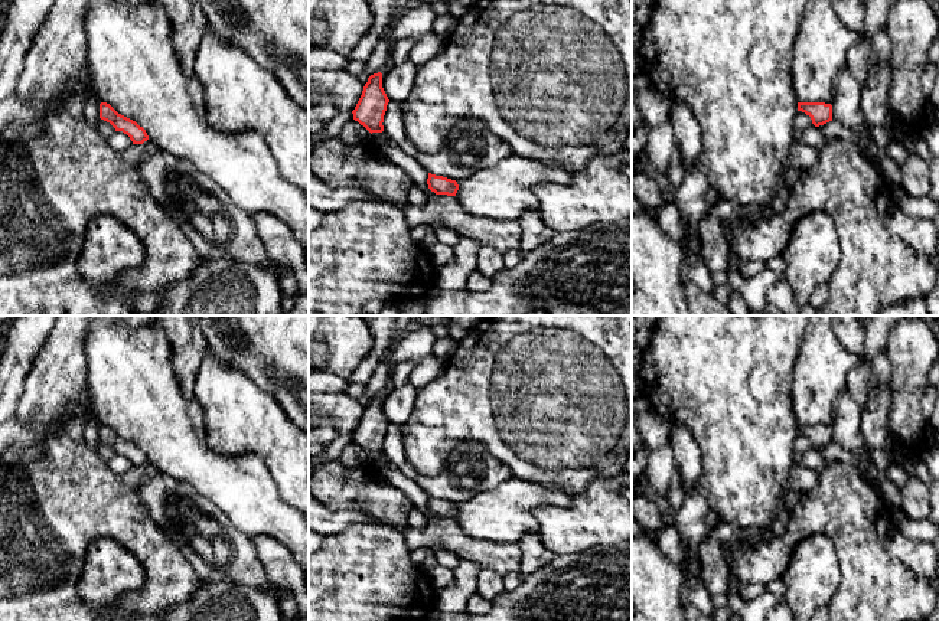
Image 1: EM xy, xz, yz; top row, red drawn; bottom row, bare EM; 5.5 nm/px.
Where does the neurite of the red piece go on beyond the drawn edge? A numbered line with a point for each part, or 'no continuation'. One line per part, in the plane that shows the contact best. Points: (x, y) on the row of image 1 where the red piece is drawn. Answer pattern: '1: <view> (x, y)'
no continuation

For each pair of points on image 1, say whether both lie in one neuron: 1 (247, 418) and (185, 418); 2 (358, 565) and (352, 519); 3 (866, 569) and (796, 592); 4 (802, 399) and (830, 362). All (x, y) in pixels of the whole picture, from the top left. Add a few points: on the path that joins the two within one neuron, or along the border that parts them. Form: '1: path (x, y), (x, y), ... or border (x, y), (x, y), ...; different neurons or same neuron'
1: border (194, 399), (202, 412), (206, 440), (215, 450); different neurons
2: border (378, 522), (355, 523), (323, 538); different neurons
3: border (834, 545), (840, 582), (835, 598), (828, 605); different neurons
4: path (807, 391), (821, 371); same neuron

